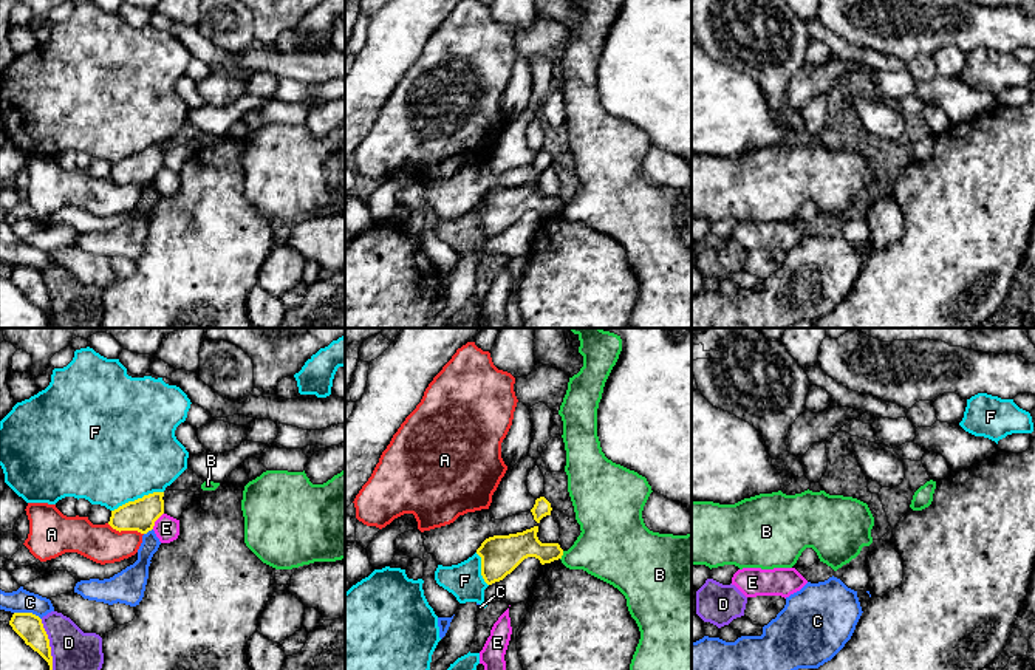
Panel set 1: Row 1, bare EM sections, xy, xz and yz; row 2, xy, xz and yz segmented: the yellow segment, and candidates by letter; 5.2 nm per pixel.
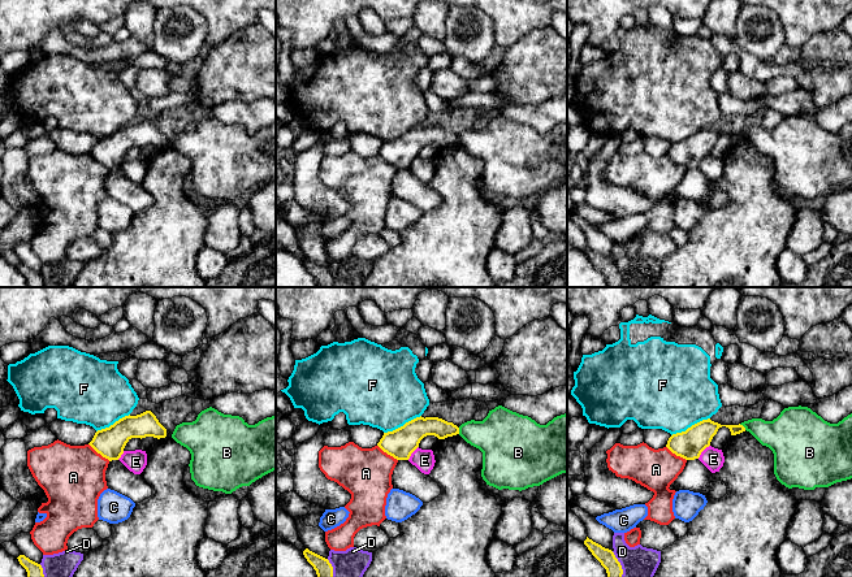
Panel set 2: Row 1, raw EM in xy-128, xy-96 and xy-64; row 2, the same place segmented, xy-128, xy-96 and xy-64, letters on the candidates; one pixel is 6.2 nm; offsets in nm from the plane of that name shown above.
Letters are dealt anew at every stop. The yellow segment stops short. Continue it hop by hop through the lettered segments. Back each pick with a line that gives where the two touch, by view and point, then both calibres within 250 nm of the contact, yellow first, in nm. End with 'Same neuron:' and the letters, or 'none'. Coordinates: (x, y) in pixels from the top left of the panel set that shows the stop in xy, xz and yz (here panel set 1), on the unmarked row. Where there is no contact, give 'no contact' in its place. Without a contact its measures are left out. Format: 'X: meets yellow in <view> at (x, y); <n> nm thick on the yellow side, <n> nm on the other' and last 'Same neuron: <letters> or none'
Same neuron: none

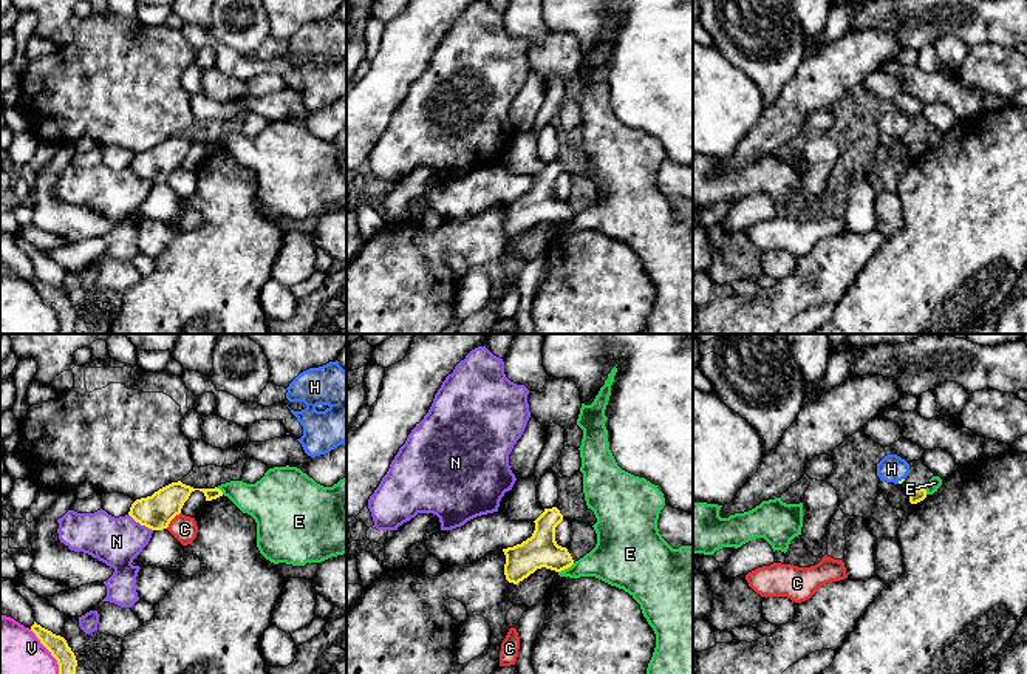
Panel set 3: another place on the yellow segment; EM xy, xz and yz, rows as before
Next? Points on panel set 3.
H: meets yellow in yz at (902, 133); 20 nm thick on the yellow side, 140 nm on the other
Same neuron: H

